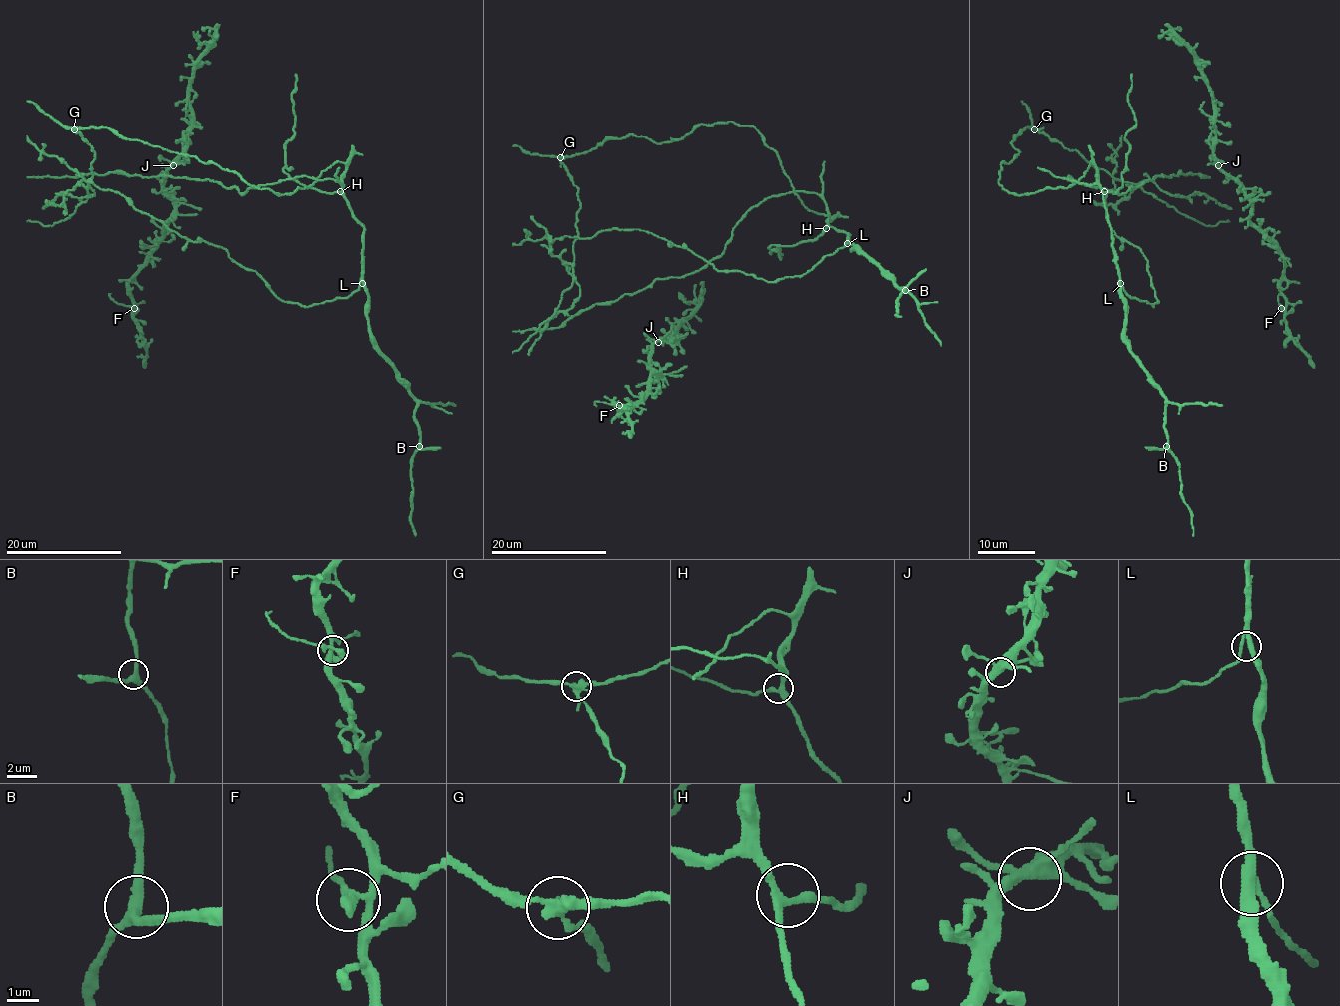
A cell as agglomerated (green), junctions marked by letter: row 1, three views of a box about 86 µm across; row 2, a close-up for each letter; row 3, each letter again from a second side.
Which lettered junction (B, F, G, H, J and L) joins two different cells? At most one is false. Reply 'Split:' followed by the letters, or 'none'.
Split: G

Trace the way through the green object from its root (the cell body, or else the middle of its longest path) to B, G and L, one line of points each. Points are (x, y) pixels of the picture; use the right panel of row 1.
B: (1103, 198), (1124, 304), (1124, 337), (1131, 356), (1165, 399), (1166, 446)
G: (1103, 198), (1091, 161), (1068, 187), (1002, 188), (1000, 165), (1019, 152), (1010, 144), (1033, 129)
L: (1103, 198), (1107, 223), (1111, 227), (1111, 247), (1116, 255), (1120, 283)

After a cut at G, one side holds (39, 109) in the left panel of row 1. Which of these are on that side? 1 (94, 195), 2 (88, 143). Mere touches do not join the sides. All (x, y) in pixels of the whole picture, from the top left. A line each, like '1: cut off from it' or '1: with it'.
1: cut off from it
2: cut off from it

